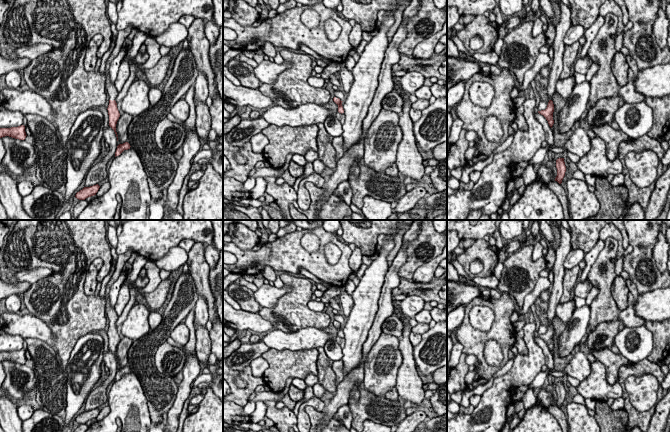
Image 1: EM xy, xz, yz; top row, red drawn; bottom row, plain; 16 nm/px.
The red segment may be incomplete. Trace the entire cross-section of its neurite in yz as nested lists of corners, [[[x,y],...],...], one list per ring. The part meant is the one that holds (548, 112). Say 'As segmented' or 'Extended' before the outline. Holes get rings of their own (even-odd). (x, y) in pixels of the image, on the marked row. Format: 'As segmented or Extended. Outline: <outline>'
Extended. Outline: [[[557,0],[557,2],[559,4],[561,13],[559,23],[556,25],[556,36],[552,44],[554,49],[554,58],[547,86],[549,102],[545,110],[538,111],[539,114],[543,115],[546,118],[551,128],[554,124],[554,104],[552,101],[552,97],[556,92],[556,83],[559,80],[559,77],[563,70],[563,55],[565,51],[564,37],[571,26],[570,9],[565,4],[563,4],[562,1]]]

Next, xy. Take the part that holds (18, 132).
As segmented. Outline: [[[21,125],[18,127],[11,127],[11,128],[0,128],[0,138],[9,136],[19,140],[25,140],[26,132],[25,126]]]

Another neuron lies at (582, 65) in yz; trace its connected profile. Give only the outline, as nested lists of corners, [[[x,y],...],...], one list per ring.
[[[586,54],[584,58],[578,57],[576,64],[574,66],[574,72],[586,75],[589,68],[591,67],[592,60]]]

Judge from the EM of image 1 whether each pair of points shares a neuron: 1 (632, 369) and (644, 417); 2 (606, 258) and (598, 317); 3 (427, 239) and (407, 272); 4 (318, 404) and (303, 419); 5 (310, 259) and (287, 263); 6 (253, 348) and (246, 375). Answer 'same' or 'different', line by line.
1: same
2: same
3: same
4: same
5: same
6: different

